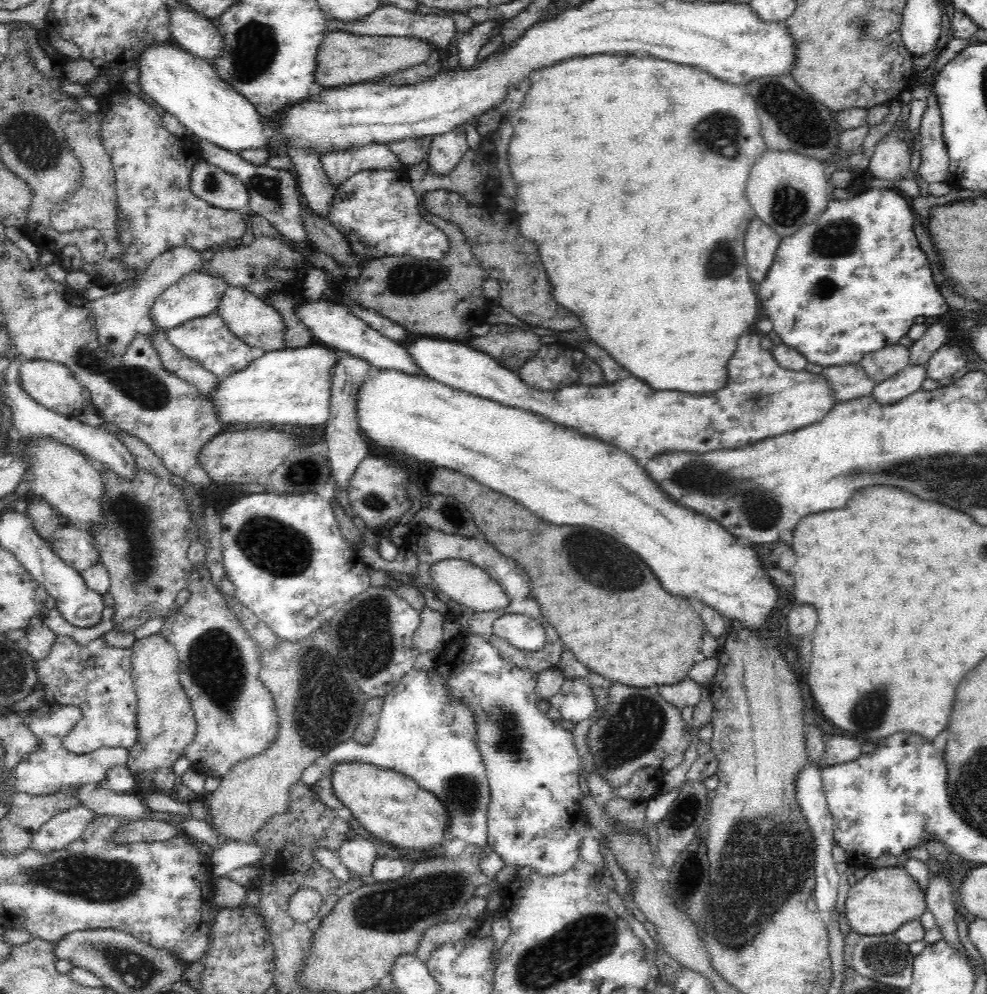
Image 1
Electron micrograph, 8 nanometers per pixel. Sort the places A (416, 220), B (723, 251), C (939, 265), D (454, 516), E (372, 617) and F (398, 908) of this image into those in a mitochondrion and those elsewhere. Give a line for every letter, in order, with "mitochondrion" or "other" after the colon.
A: other
B: mitochondrion
C: other
D: mitochondrion
E: mitochondrion
F: mitochondrion

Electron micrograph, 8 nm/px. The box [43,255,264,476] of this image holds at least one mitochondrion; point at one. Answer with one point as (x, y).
(137, 383)

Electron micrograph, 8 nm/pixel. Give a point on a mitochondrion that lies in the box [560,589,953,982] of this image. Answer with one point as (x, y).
(766, 854)

